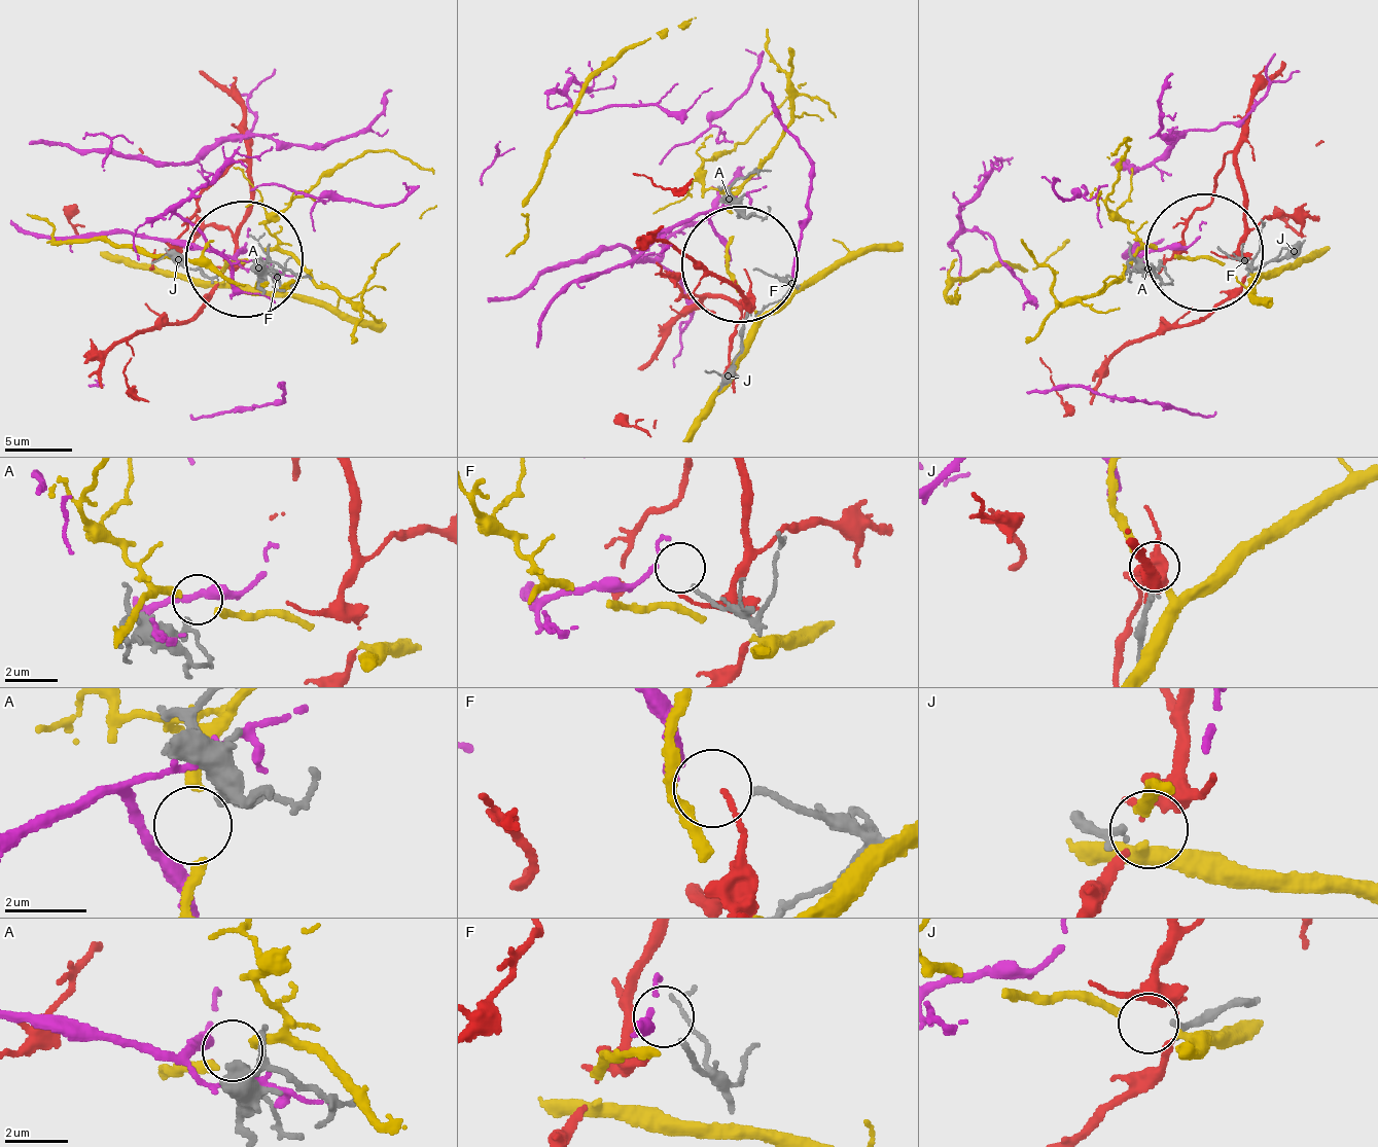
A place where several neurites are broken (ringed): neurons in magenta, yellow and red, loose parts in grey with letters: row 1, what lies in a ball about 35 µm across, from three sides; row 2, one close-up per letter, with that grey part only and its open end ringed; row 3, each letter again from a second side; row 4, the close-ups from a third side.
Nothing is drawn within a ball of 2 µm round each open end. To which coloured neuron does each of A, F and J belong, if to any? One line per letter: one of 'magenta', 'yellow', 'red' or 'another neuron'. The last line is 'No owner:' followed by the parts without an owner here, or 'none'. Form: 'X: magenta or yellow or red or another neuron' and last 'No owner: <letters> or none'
A: another neuron
F: magenta
J: another neuron
No owner: A, J

